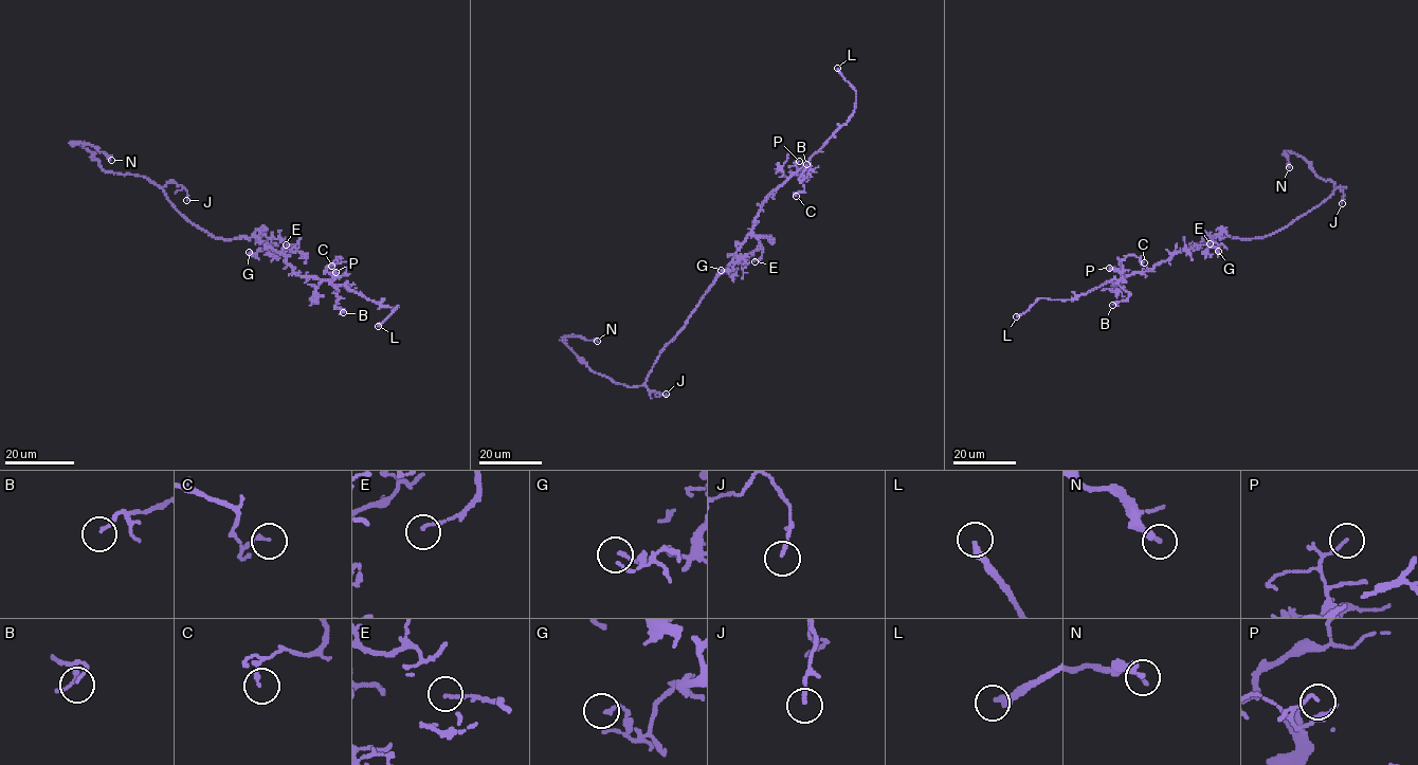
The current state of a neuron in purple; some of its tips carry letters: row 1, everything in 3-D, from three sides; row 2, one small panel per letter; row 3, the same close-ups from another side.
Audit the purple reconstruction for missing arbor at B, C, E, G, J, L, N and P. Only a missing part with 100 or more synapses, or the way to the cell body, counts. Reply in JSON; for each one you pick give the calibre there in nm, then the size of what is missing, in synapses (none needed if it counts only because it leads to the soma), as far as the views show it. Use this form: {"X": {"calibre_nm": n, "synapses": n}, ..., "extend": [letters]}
{"L": {"calibre_nm": 320}, "extend": ["L"]}

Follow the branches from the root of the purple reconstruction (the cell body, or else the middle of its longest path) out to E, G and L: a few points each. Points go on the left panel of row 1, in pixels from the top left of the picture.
E: (241, 237), (253, 237), (278, 252), (294, 247), (286, 244)
G: (241, 237), (256, 237), (262, 242), (255, 255), (249, 252)
L: (241, 237), (253, 237), (278, 252), (301, 275), (345, 285), (387, 307), (398, 305), (378, 326)

